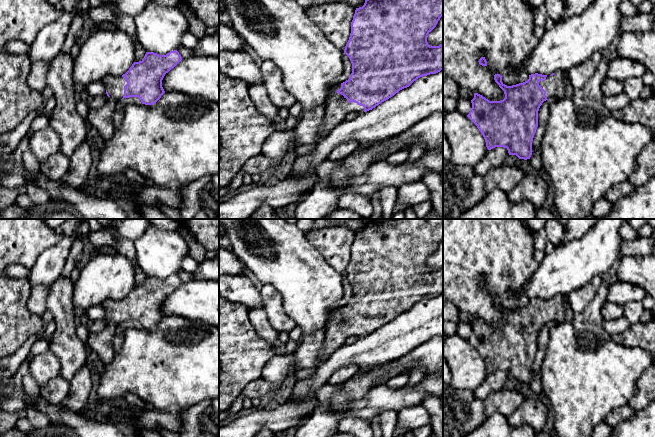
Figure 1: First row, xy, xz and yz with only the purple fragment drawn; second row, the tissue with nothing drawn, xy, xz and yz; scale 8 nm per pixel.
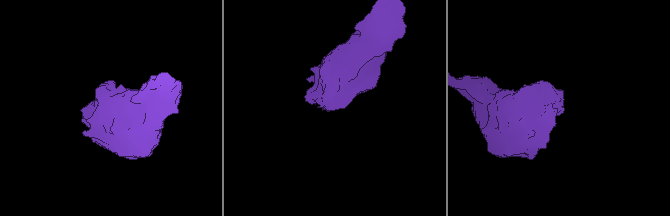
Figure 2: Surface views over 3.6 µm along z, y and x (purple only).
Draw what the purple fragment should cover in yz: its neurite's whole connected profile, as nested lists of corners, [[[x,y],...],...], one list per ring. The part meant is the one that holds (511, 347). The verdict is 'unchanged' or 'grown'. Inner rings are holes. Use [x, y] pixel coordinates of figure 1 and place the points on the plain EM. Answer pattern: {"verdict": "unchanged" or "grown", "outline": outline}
{"verdict": "grown", "outline": [[[558,294],[551,299],[531,298],[523,307],[507,310],[502,306],[500,298],[494,299],[495,306],[504,315],[505,322],[501,325],[489,325],[482,319],[474,317],[471,324],[472,332],[467,341],[477,350],[483,359],[486,371],[504,371],[509,379],[516,379],[519,383],[530,383],[532,379],[532,365],[538,351],[538,335],[542,327],[548,323],[557,324],[571,321],[575,313],[563,295]]]}

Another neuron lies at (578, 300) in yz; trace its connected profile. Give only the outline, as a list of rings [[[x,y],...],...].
[[[596,275],[588,284],[567,295],[567,301],[575,314],[581,313],[594,299],[603,281],[604,276]]]

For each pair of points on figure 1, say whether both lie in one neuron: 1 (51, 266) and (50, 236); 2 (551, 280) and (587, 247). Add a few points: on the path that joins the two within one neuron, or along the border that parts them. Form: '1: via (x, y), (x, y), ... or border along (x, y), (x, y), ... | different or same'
1: border along (63, 236), (53, 245), (46, 248), (34, 264) | different
2: via (560, 272), (578, 256) | same

